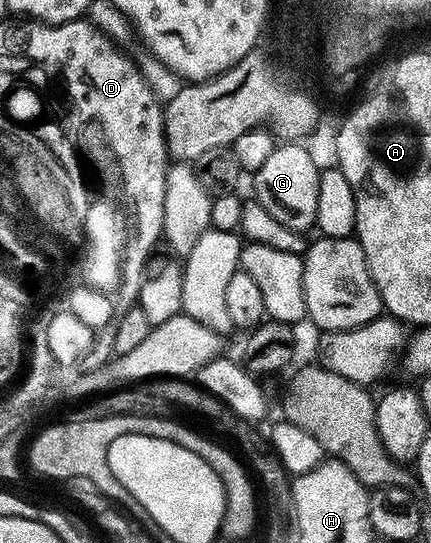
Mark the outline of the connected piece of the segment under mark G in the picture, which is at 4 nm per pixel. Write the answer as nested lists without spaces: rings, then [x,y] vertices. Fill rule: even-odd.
[[[277,144],[274,145],[271,156],[263,163],[263,168],[259,168],[253,175],[253,190],[255,200],[259,205],[267,210],[287,229],[300,232],[307,231],[308,226],[312,227],[316,223],[315,208],[319,208],[319,176],[321,170],[317,162],[301,147],[301,144]]]

